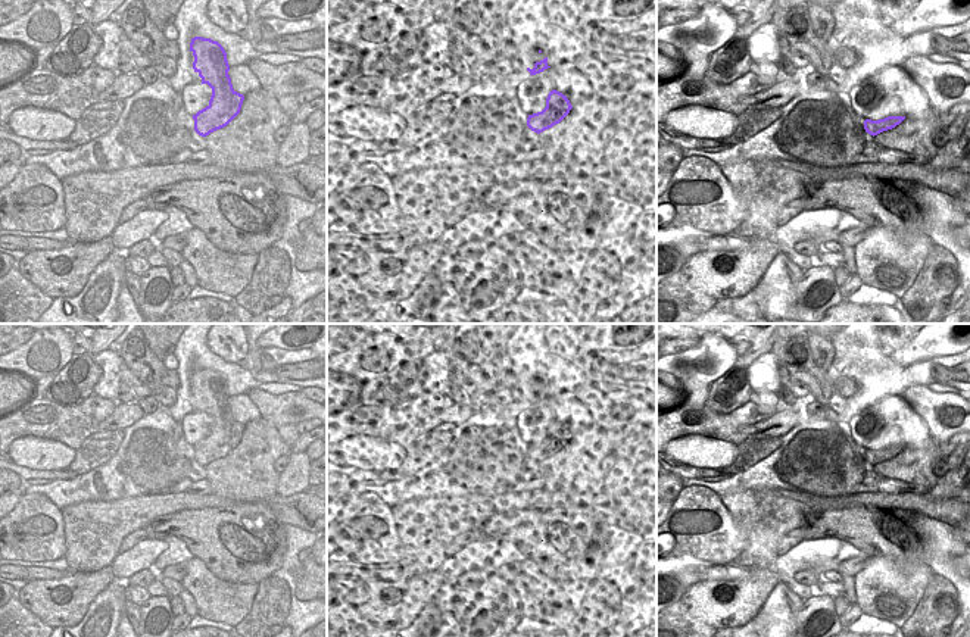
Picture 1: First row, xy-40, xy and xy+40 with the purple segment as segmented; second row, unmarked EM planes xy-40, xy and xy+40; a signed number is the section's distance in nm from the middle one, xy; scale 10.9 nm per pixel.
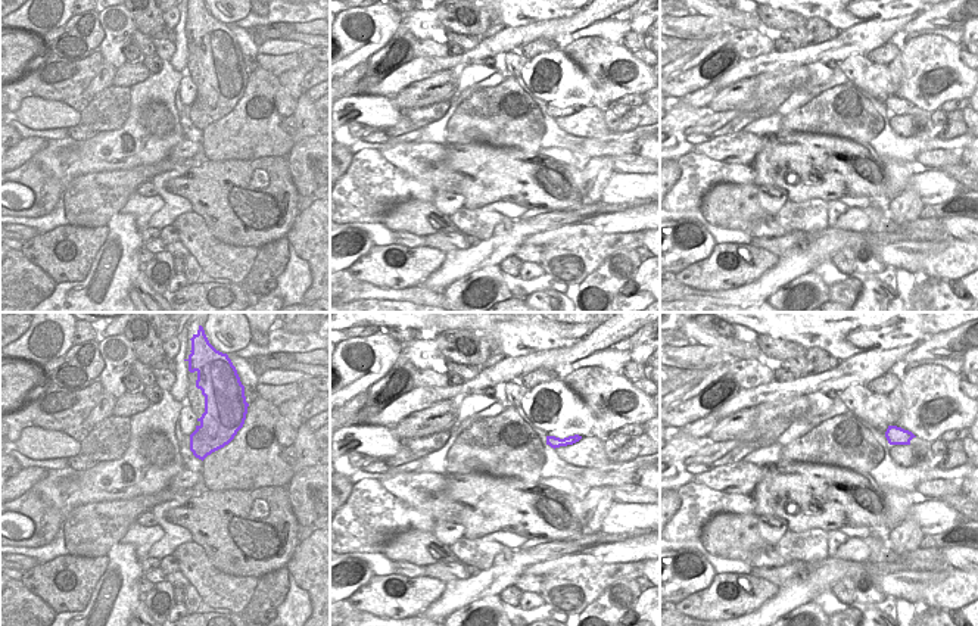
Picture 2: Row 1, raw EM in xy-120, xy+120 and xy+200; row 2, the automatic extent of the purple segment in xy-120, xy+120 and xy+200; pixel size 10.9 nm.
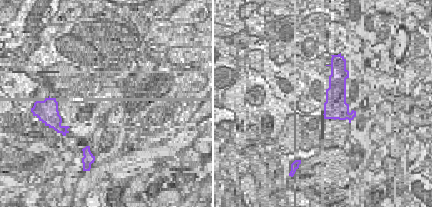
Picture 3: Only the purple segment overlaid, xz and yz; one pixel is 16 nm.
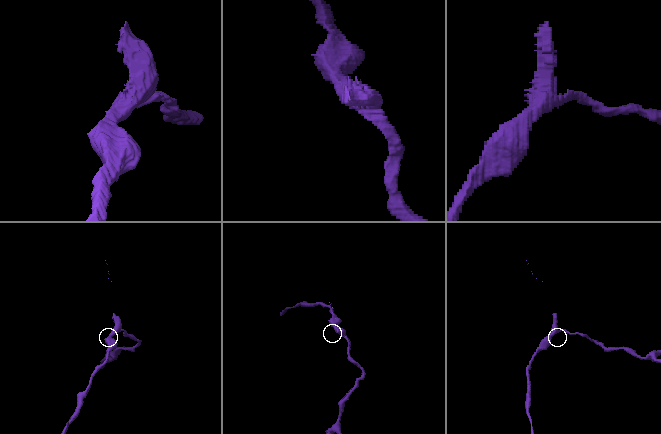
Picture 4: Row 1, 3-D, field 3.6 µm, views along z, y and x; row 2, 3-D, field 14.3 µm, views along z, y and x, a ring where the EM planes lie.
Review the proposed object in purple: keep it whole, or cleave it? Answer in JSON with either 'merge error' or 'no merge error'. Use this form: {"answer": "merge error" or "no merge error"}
{"answer": "merge error"}

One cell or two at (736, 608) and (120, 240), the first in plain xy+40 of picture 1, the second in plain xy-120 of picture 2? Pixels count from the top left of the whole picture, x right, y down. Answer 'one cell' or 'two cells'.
two cells

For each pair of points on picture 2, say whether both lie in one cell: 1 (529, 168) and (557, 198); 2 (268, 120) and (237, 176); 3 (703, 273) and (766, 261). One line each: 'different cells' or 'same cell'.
1: same cell
2: different cells
3: same cell

